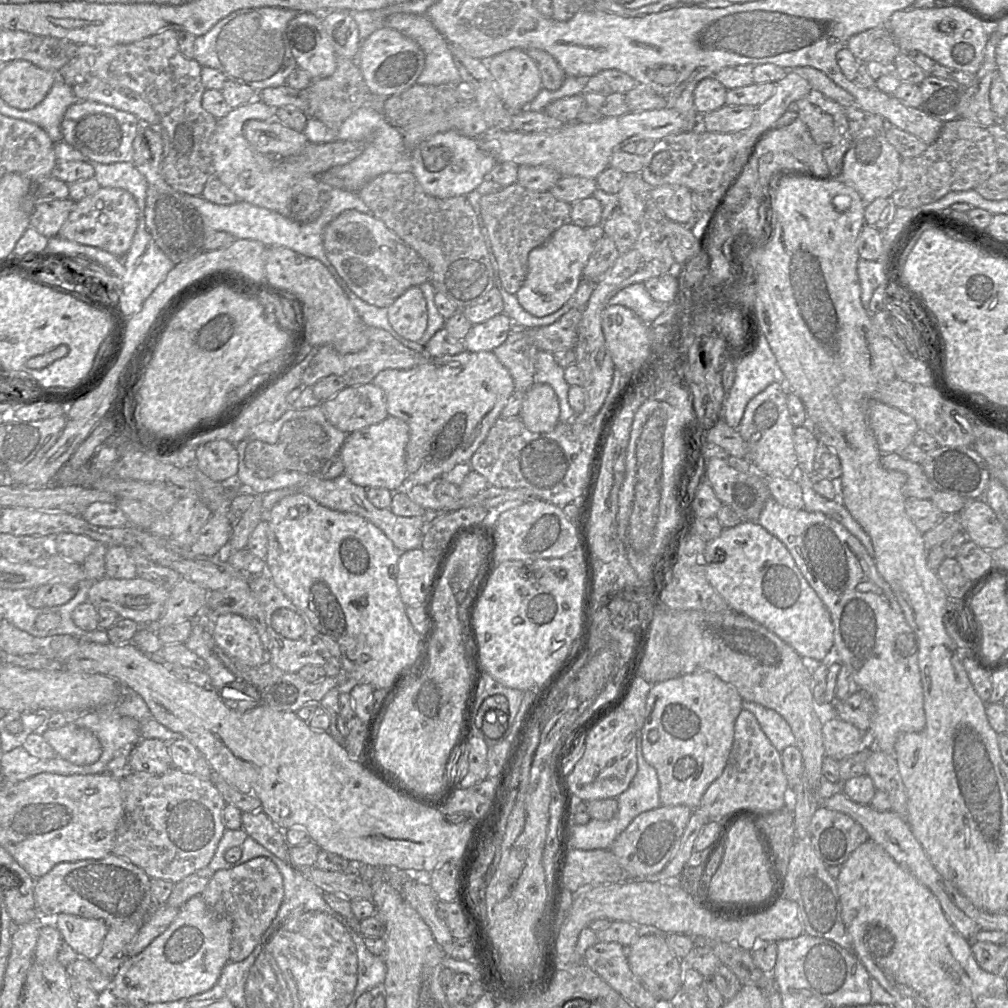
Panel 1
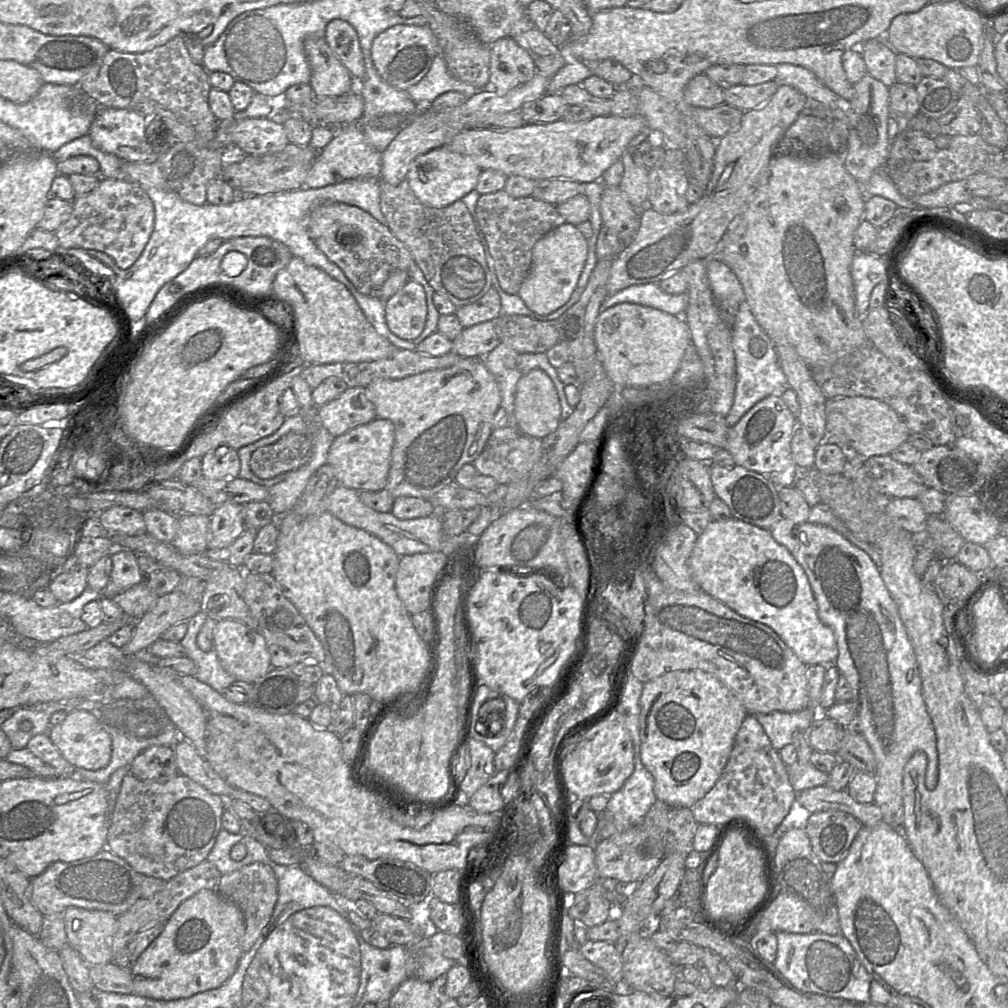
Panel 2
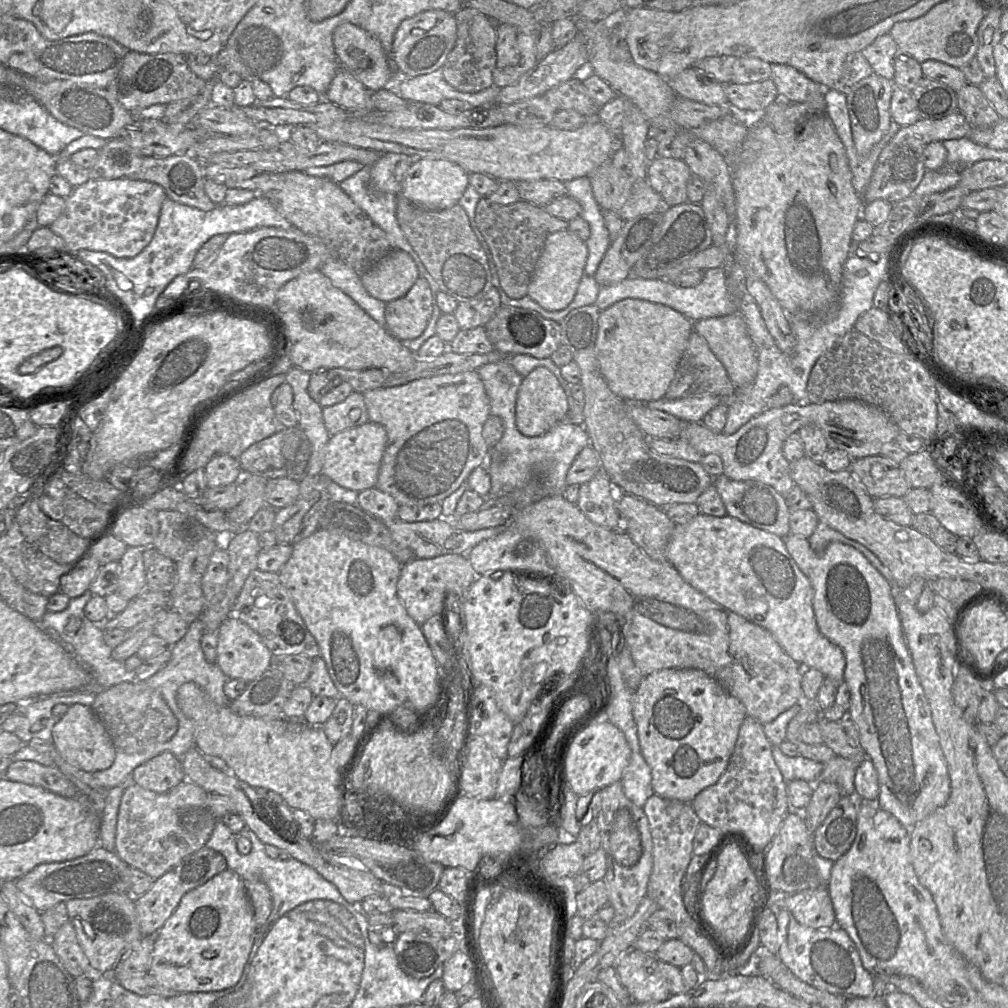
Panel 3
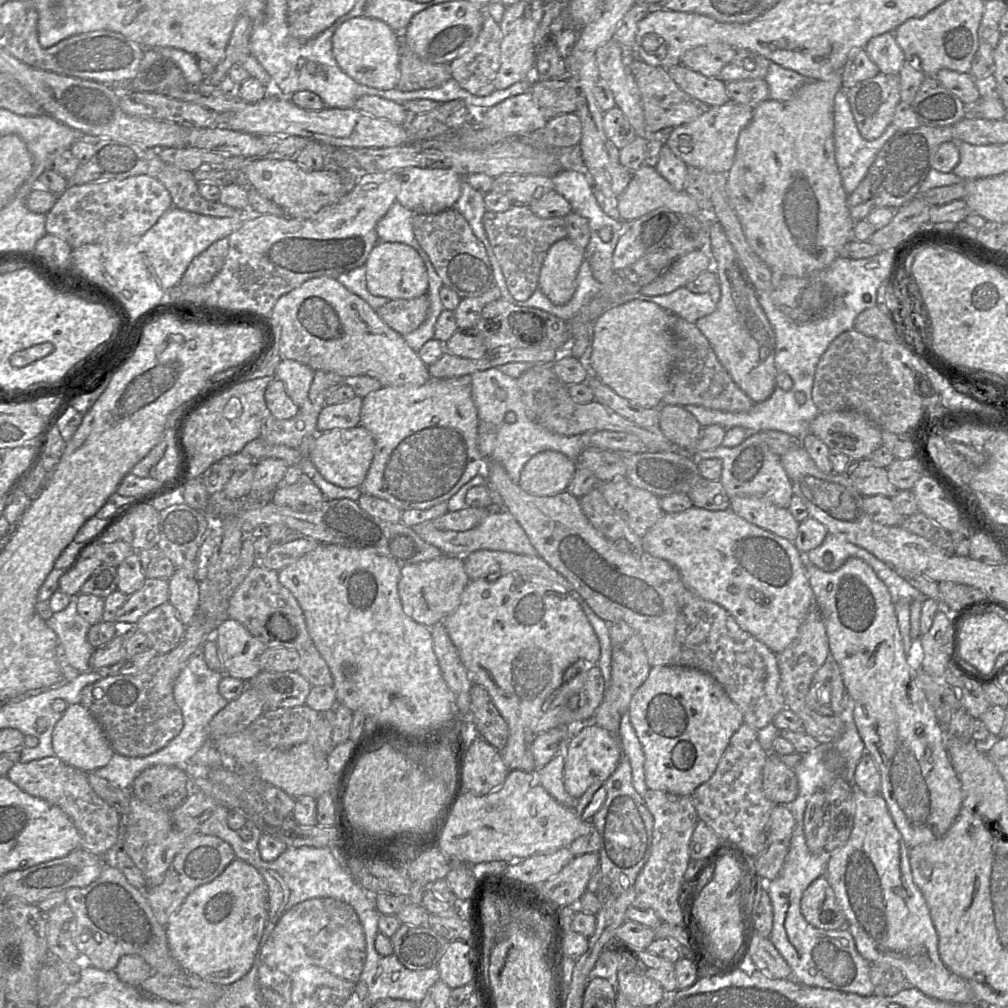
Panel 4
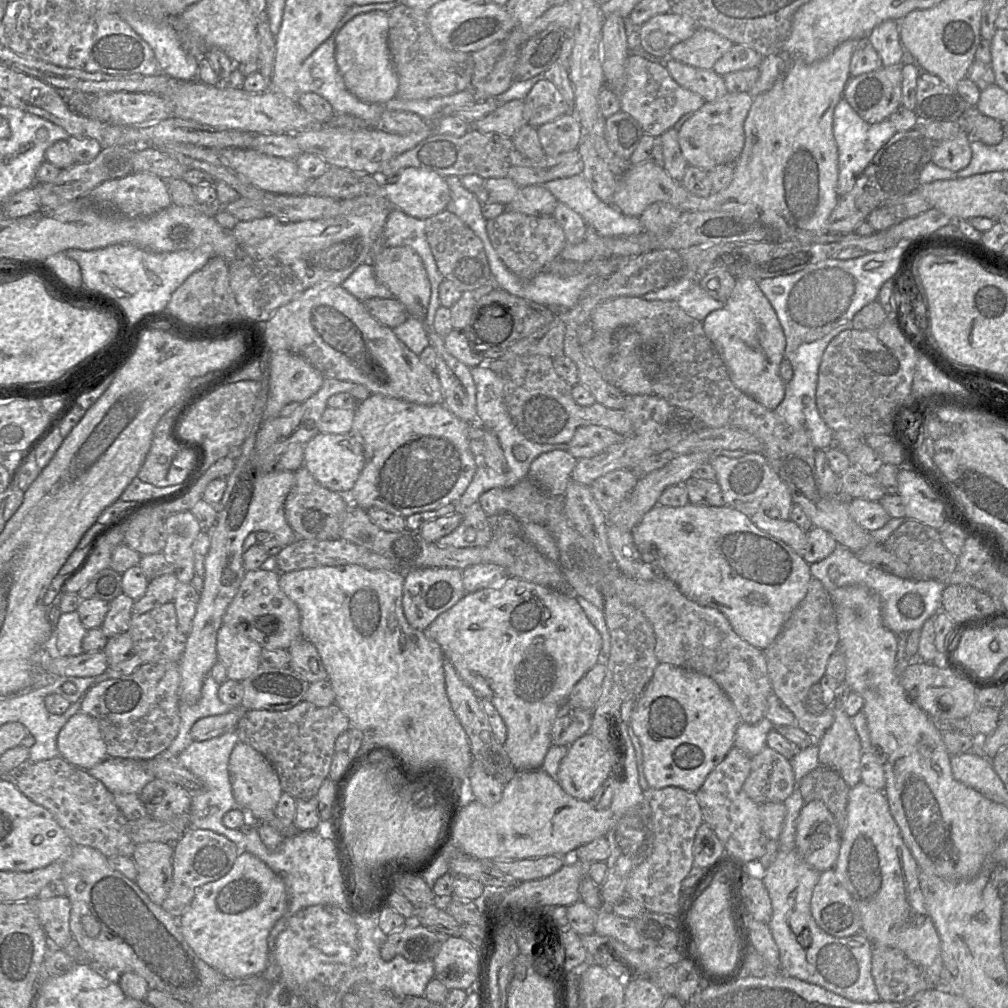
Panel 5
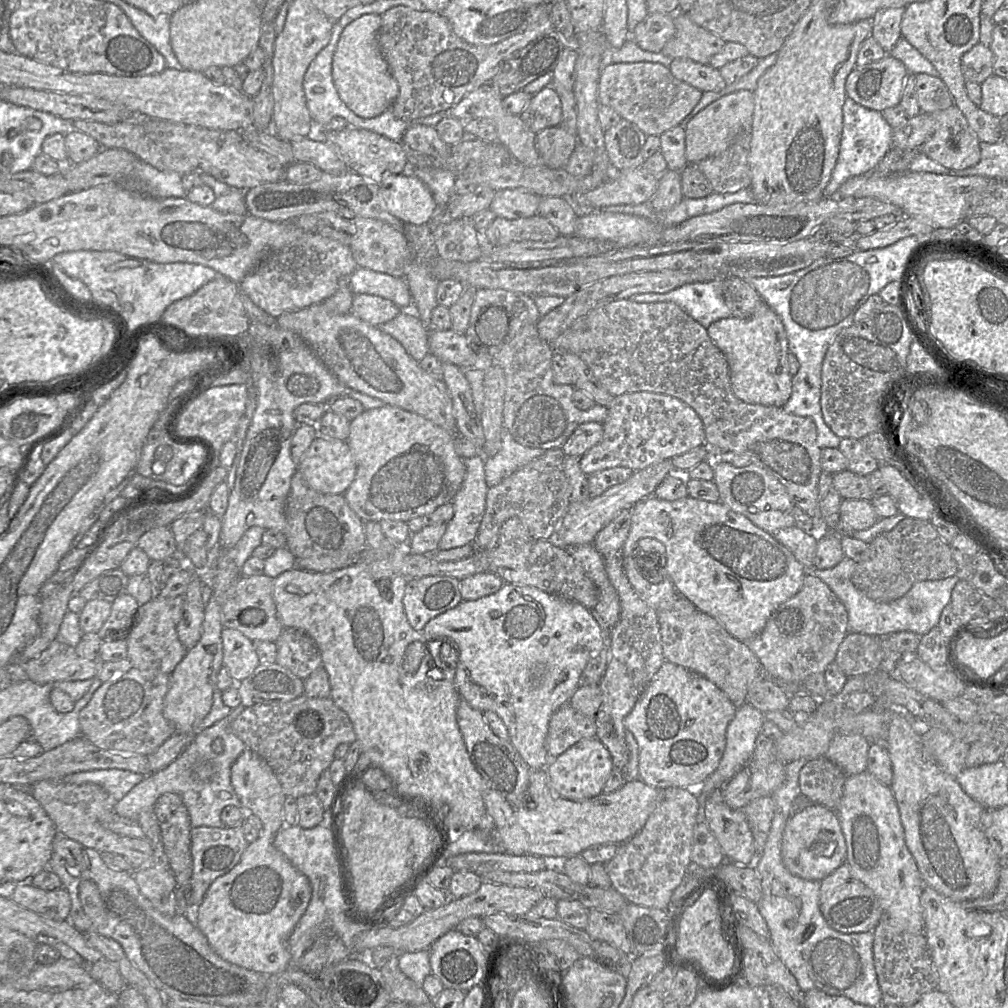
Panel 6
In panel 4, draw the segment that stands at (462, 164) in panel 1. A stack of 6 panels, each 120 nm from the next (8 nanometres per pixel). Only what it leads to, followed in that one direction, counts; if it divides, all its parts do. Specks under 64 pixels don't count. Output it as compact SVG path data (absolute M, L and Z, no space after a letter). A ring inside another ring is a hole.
M407 167L398 173L396 201L414 214L438 214L453 207L461 194L463 177L451 169Z

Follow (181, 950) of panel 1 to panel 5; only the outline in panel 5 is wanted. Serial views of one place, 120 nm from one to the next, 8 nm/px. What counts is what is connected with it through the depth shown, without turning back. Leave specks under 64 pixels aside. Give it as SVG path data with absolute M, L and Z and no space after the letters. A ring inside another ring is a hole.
M240 852L225 876L196 891L179 924L184 939L202 961L226 979L241 979L266 970L268 936L287 909L288 898L281 878L255 855Z

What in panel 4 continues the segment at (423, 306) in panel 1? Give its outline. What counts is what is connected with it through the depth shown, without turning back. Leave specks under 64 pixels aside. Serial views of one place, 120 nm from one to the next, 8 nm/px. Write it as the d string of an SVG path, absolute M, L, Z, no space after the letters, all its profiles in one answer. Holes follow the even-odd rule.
M426 294L413 299L390 300L376 310L391 329L404 336L416 330L427 318L430 300Z

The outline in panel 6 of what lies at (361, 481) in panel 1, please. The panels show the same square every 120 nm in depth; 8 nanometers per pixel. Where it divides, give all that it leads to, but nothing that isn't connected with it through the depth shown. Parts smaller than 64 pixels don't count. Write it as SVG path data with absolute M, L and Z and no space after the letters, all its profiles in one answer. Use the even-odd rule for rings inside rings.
M318 435L297 463L308 485L322 494L343 495L356 475L356 462L346 440Z

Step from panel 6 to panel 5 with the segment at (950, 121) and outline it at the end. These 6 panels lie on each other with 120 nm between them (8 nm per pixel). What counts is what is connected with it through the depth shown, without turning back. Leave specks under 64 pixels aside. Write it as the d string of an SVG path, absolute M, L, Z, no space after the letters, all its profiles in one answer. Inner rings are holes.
M961 131L952 139L936 142L932 162L940 168L958 172L969 165L971 157L970 138Z

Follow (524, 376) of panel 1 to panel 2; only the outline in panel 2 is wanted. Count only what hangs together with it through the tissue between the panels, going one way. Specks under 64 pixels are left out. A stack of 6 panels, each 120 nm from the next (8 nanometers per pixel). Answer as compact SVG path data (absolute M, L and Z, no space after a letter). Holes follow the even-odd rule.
M500 343L496 348L494 348L491 352L489 352L484 357L484 363L486 368L494 376L495 380L497 381L499 385L500 392L501 392L500 407L503 407L505 411L507 412L510 418L509 425L518 427L515 421L515 415L514 415L516 385L523 375L529 373L533 369L543 370L553 381L558 393L560 404L561 404L561 420L563 421L567 419L574 411L574 408L568 404L568 401L565 395L565 385L560 380L557 369L550 364L546 353L519 354L512 348L508 347L506 344Z

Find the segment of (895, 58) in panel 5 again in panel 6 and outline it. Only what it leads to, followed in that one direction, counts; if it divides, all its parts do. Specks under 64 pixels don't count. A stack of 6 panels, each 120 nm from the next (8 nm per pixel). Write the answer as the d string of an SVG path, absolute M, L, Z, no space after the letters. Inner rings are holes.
M905 7L887 8L878 11L872 20L871 36L888 53L902 37L900 24Z

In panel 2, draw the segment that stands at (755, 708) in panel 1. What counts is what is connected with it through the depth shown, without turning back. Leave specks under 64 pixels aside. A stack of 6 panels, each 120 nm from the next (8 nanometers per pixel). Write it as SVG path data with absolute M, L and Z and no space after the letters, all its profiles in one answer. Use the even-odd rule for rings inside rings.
M811 705L797 712L774 711L768 714L753 714L770 739L772 747L779 751L787 744L792 744L796 731L807 732L814 721Z

